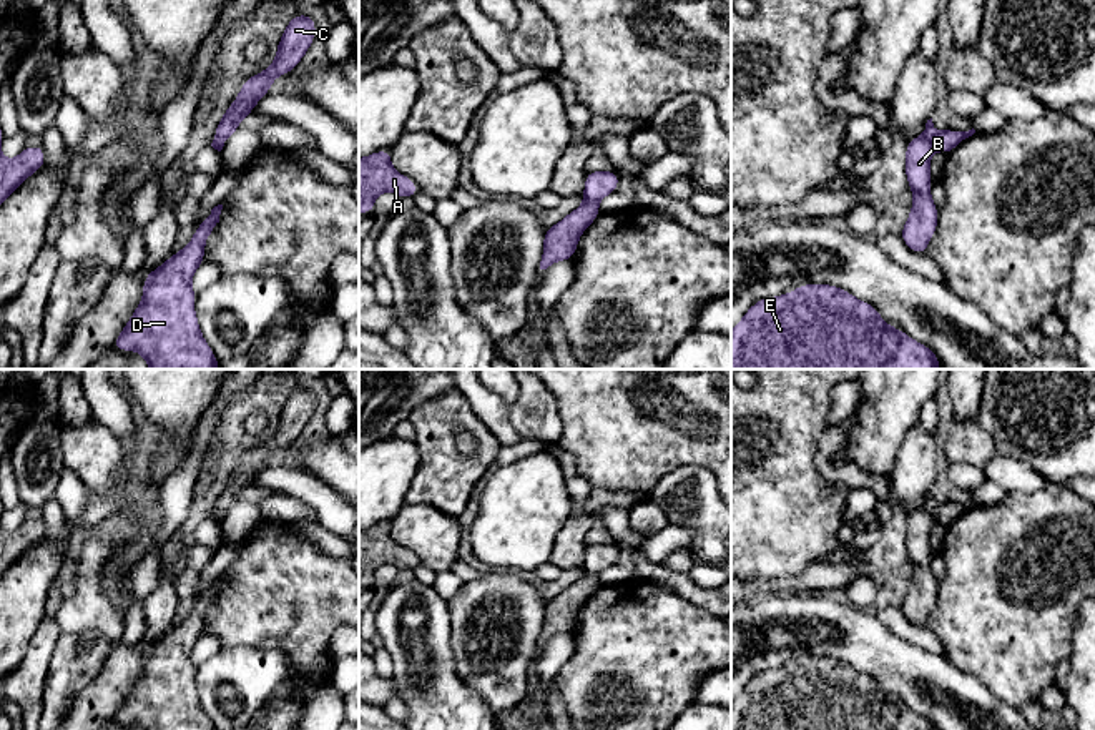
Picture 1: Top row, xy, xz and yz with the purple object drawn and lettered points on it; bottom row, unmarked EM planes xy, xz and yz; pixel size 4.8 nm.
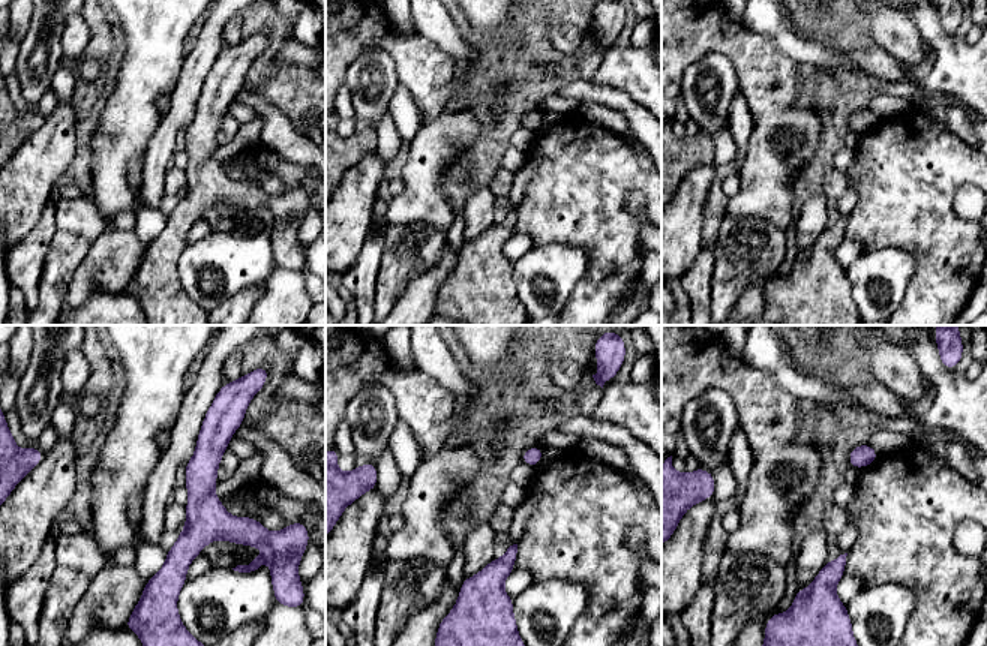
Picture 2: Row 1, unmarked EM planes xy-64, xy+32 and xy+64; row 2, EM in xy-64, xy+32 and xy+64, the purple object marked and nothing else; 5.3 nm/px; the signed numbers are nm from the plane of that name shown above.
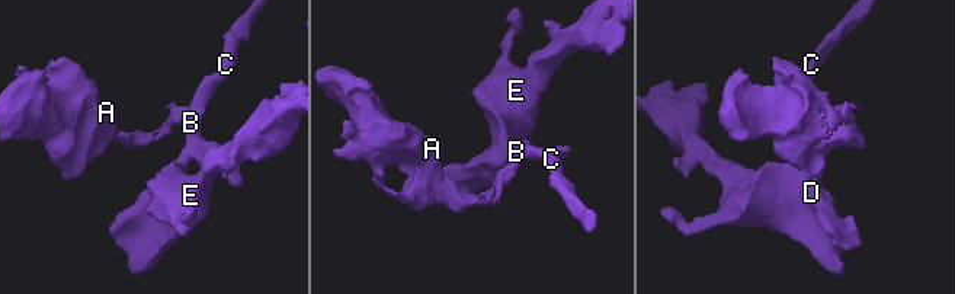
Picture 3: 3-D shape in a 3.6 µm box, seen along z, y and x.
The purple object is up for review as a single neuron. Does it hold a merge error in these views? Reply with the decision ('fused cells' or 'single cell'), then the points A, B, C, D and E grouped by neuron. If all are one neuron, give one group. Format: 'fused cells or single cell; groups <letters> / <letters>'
fused cells; groups A / B C D E

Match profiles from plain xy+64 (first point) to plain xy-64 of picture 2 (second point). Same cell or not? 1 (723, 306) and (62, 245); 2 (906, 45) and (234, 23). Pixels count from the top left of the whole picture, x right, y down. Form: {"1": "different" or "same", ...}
{"1": "same", "2": "same"}

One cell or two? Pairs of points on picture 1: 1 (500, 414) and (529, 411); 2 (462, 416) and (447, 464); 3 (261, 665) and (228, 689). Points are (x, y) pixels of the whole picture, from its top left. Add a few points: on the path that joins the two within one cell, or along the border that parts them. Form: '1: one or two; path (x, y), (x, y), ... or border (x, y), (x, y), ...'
1: two; border (507, 406), (510, 424), (522, 438)
2: one; path (451, 428), (447, 431), (447, 453)
3: one; path (253, 674), (236, 682)

